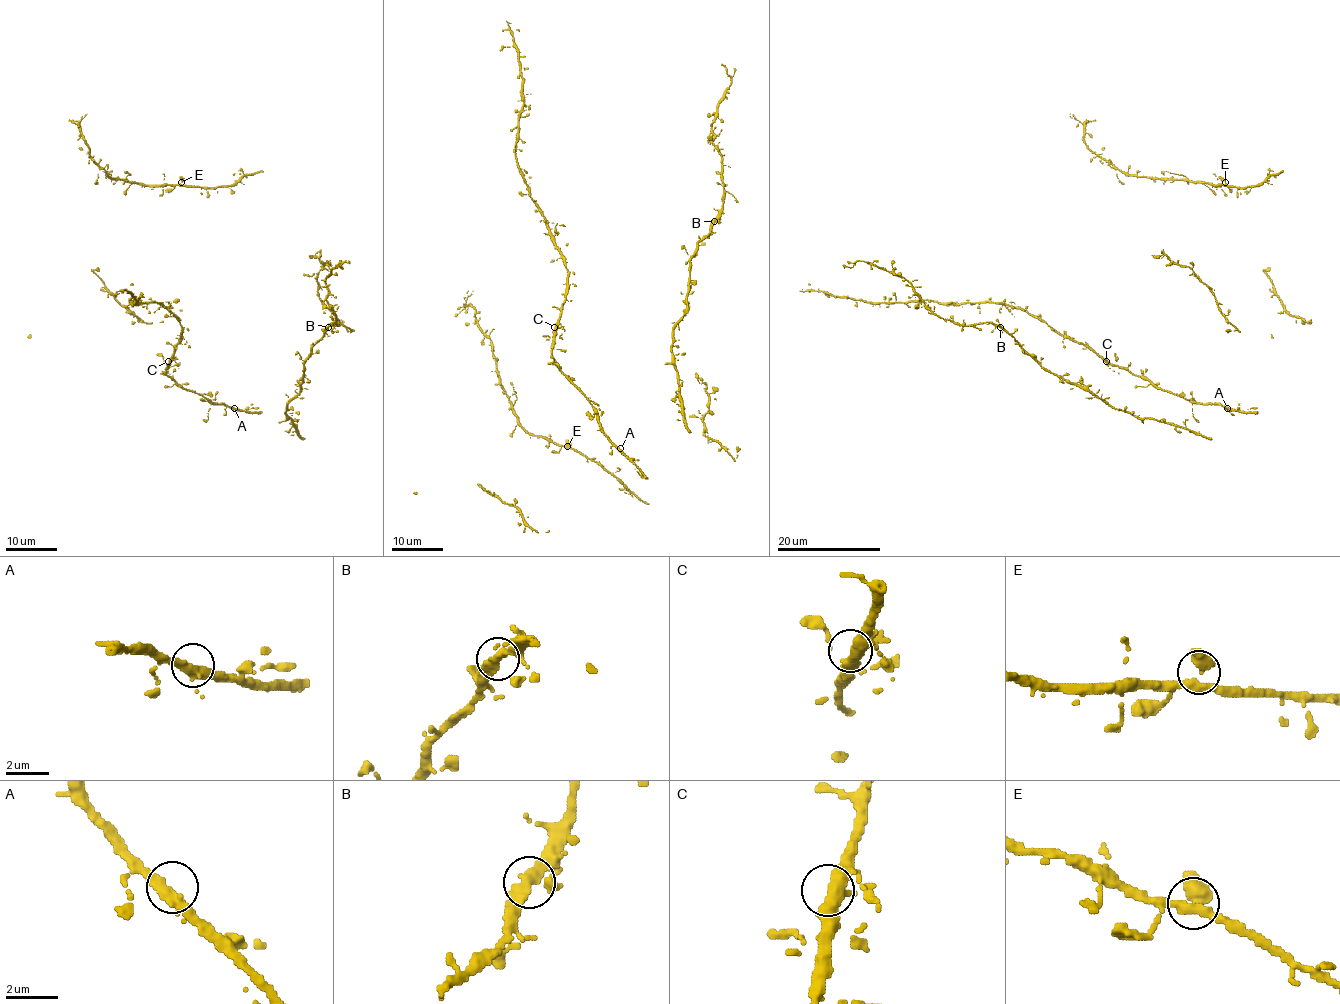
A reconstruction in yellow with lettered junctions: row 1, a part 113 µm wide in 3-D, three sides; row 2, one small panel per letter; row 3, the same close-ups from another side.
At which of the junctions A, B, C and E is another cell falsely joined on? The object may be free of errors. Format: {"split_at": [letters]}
{"split_at": []}

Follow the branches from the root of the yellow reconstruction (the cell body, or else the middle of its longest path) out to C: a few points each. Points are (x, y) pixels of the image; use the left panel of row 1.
C: (233, 409), (184, 389), (166, 373), (168, 361)

